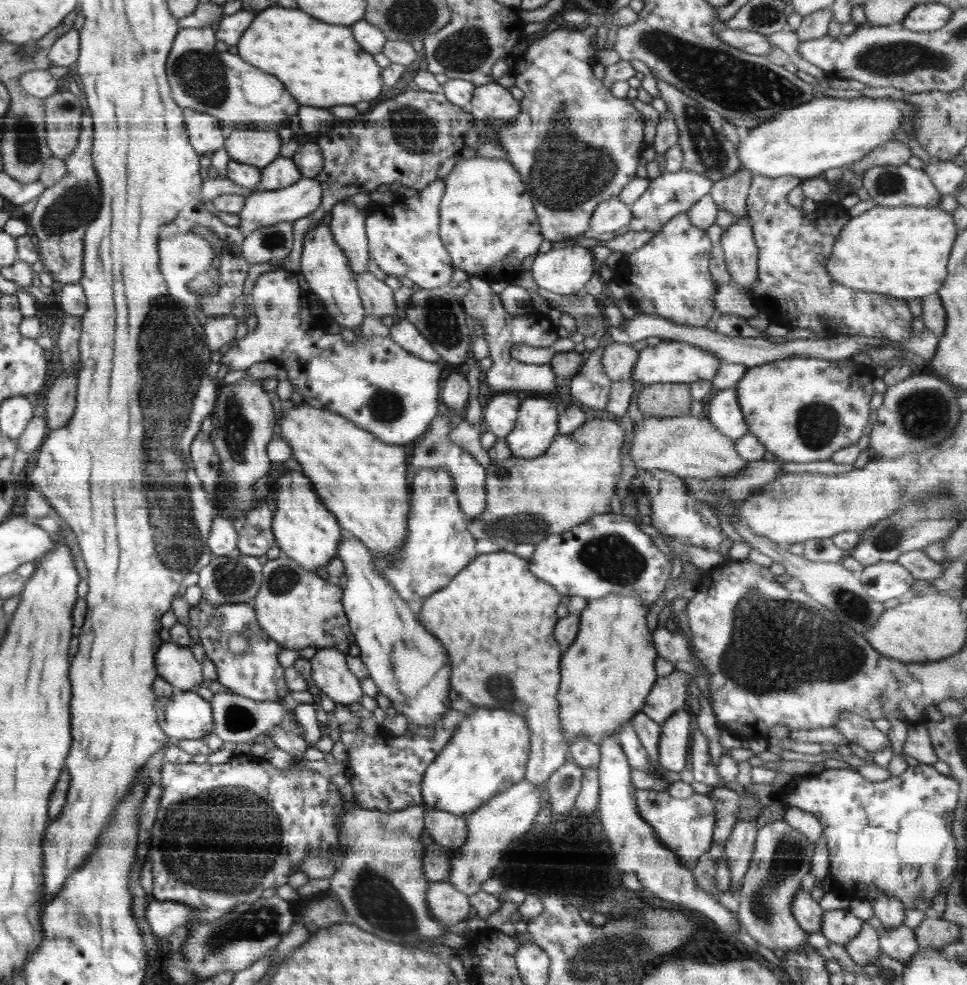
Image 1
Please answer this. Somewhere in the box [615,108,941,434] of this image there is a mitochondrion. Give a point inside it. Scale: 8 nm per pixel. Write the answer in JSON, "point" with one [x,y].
{"point":[888,183]}

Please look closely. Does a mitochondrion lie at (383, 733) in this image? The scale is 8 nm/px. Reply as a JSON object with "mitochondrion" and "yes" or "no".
{"mitochondrion":"no"}

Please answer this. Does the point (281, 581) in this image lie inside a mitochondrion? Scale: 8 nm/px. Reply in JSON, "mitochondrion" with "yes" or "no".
{"mitochondrion":"yes"}

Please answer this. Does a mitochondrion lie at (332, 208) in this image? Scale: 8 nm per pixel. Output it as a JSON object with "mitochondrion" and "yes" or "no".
{"mitochondrion":"no"}

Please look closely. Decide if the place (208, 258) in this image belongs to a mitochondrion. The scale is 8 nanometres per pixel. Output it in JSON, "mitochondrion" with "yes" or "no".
{"mitochondrion":"yes"}

